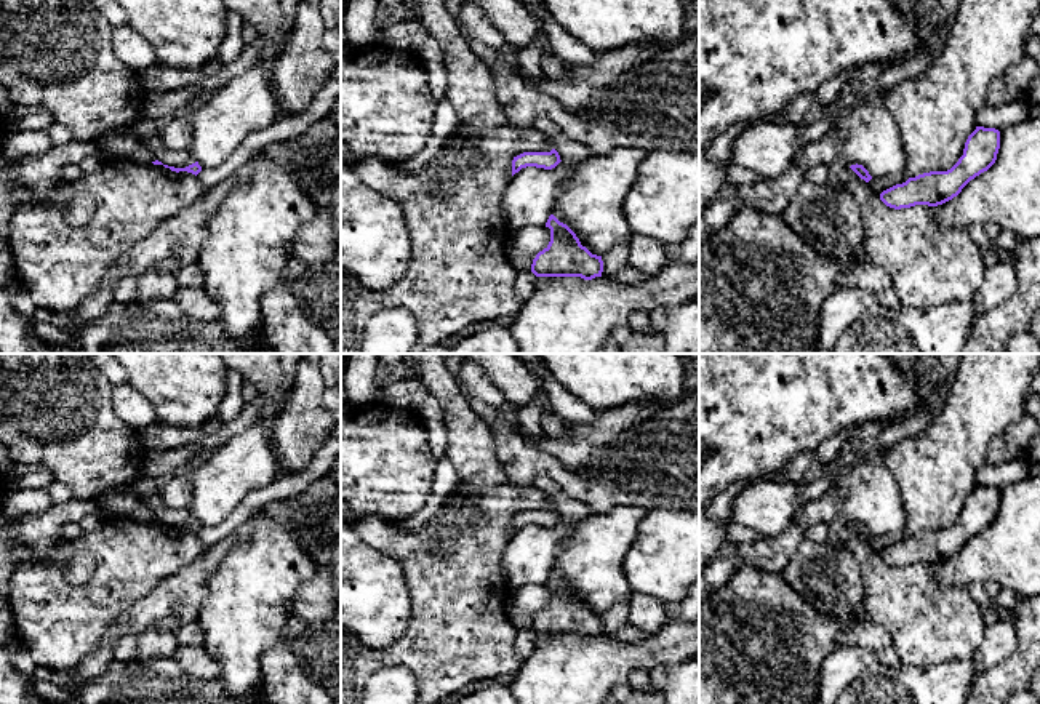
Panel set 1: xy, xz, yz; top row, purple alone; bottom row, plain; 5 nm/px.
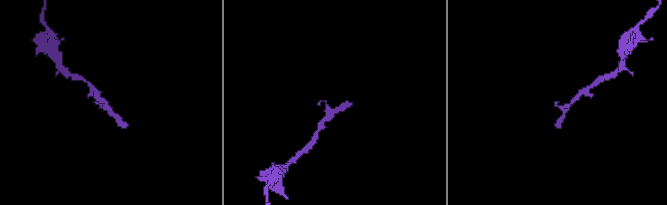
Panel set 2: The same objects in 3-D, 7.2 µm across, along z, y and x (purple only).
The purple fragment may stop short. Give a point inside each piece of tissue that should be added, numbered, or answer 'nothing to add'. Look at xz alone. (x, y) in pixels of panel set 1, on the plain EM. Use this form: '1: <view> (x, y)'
nothing to add

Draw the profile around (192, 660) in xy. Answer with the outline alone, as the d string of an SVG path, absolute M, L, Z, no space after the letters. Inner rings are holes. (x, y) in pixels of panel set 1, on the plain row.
M179 646L174 659L186 674L197 680L221 678L221 667L203 646Z

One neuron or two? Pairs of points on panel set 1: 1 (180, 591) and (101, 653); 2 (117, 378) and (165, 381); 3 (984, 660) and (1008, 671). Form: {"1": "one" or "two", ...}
{"1": "one", "2": "two", "3": "two"}

